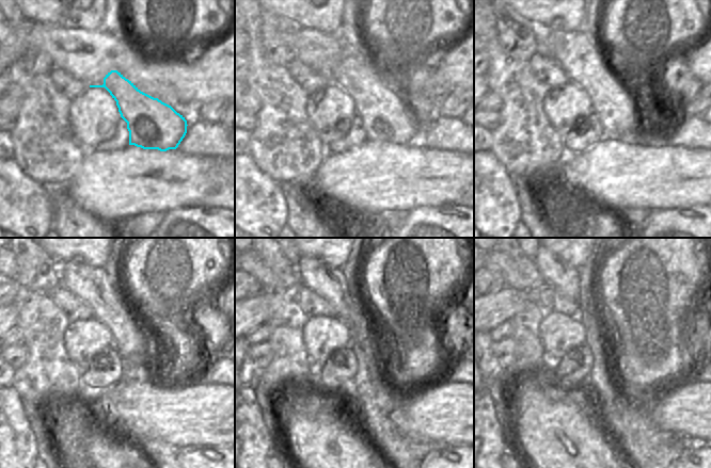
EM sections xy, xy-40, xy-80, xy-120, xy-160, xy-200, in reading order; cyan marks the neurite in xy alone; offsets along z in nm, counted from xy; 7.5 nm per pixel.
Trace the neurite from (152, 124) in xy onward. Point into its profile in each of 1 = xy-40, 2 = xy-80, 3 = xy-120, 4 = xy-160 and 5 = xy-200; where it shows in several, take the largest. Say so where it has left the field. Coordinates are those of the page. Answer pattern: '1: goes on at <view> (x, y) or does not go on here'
1: goes on at xy-40 (386, 117)
2: goes on at xy-80 (623, 115)
3: goes on at xy-120 (135, 341)
4: goes on at xy-160 (330, 284)
5: goes on at xy-200 (555, 272)

